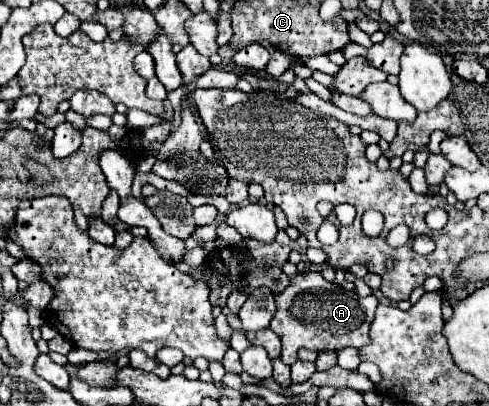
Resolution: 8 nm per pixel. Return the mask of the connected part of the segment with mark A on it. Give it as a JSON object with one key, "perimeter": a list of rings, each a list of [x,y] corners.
{"perimeter":[[[298,272],[292,276],[290,286],[276,294],[276,314],[270,322],[270,328],[282,340],[282,360],[284,364],[294,364],[300,348],[308,348],[312,352],[324,350],[342,350],[348,346],[362,348],[370,342],[368,328],[374,318],[378,300],[376,296],[360,298],[356,292],[344,290],[334,282],[326,282],[320,272]]]}

